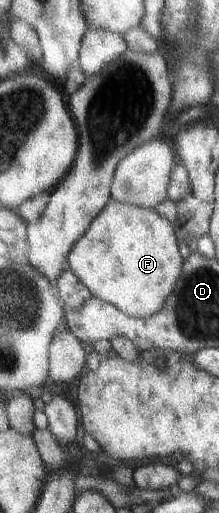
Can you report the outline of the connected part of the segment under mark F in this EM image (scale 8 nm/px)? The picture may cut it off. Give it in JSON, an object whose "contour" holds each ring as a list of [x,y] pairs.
{"contour":[[[112,199],[108,208],[98,215],[90,230],[77,242],[69,254],[68,264],[94,297],[113,304],[128,316],[153,317],[165,307],[184,271],[185,259],[180,254],[177,239],[174,224],[160,216],[155,209],[118,203]]]}

